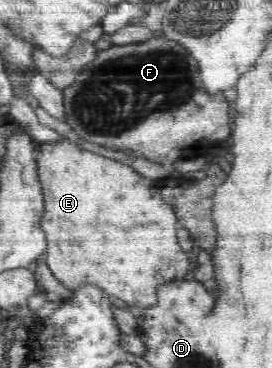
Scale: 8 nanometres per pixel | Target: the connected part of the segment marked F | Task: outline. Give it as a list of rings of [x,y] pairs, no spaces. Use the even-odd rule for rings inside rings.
[[[153,36],[140,43],[129,43],[126,45],[113,45],[112,47],[100,50],[96,57],[85,65],[70,87],[62,89],[63,106],[65,111],[64,121],[73,129],[73,132],[83,140],[97,144],[109,150],[116,150],[122,153],[135,153],[155,164],[174,164],[182,158],[182,150],[193,147],[201,140],[225,141],[231,133],[231,104],[225,99],[223,92],[215,91],[209,93],[205,89],[193,61],[192,54],[179,42],[167,39],[165,36]]]

